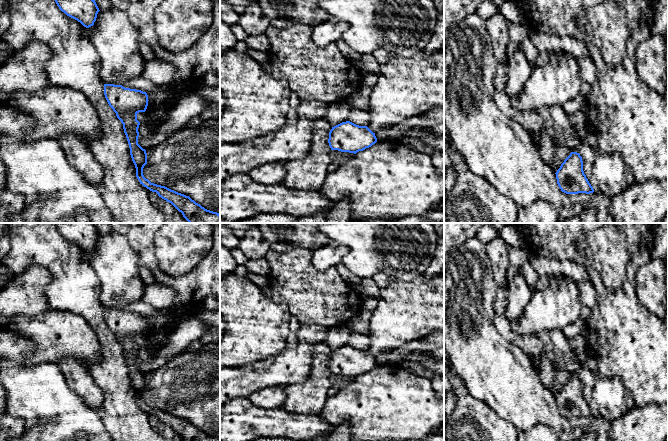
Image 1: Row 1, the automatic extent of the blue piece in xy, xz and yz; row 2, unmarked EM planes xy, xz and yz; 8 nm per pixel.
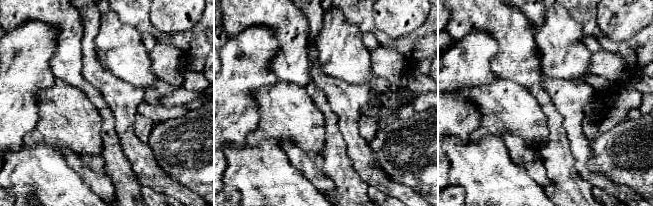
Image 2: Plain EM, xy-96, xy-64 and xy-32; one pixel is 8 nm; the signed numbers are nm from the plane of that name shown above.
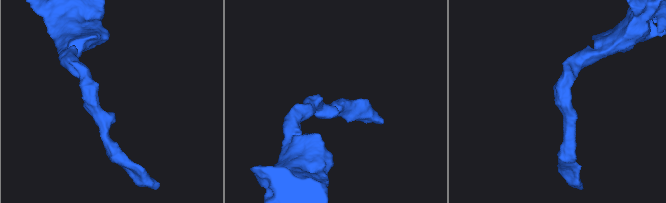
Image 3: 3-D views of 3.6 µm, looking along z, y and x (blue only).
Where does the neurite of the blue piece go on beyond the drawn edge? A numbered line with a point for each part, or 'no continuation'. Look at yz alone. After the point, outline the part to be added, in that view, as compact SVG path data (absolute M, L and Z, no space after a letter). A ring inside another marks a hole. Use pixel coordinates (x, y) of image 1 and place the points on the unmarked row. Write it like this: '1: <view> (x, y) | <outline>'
no continuation

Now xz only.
no continuation

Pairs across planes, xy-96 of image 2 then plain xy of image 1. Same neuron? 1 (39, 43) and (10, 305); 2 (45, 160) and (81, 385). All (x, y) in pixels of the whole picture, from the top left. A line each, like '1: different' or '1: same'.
1: same
2: different

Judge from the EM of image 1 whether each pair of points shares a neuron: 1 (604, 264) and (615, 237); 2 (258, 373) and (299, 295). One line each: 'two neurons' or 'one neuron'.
1: one neuron
2: one neuron

